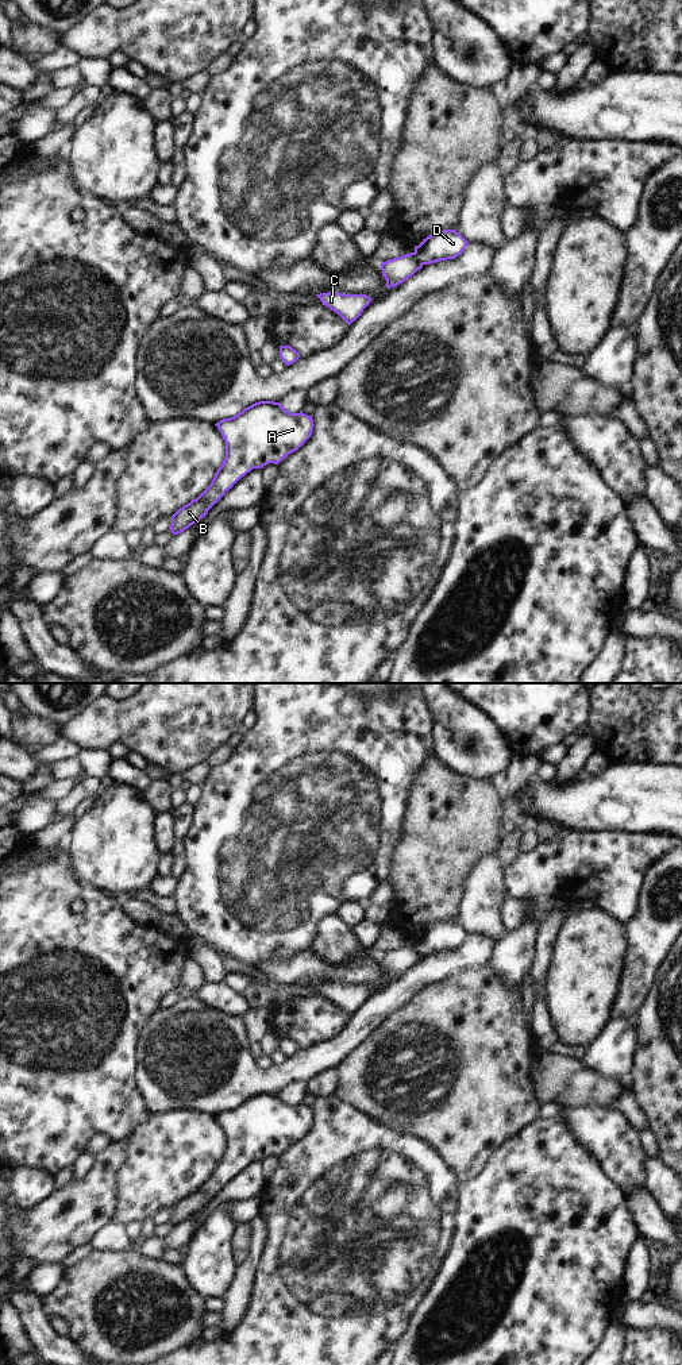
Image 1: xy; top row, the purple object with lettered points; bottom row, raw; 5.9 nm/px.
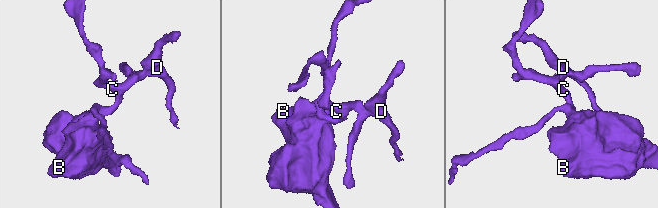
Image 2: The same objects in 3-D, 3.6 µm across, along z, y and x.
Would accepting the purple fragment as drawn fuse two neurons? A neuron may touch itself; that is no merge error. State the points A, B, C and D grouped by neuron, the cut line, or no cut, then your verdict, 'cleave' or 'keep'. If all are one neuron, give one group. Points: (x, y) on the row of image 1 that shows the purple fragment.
groups A B C / D; cut xy (413, 253), (422, 265); cleave

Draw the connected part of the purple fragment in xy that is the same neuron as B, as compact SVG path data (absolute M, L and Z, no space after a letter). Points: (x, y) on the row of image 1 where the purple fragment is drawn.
M259 401L230 419L215 424L226 441L226 458L217 469L211 485L189 504L172 516L170 532L178 535L199 523L208 510L247 473L269 463L278 464L289 454L297 451L312 435L313 420L303 412L290 413L280 402Z

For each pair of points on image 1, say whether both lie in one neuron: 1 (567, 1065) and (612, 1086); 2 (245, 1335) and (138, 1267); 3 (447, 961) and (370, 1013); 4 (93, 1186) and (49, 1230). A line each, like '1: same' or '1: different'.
1: same
2: different
3: same
4: same

